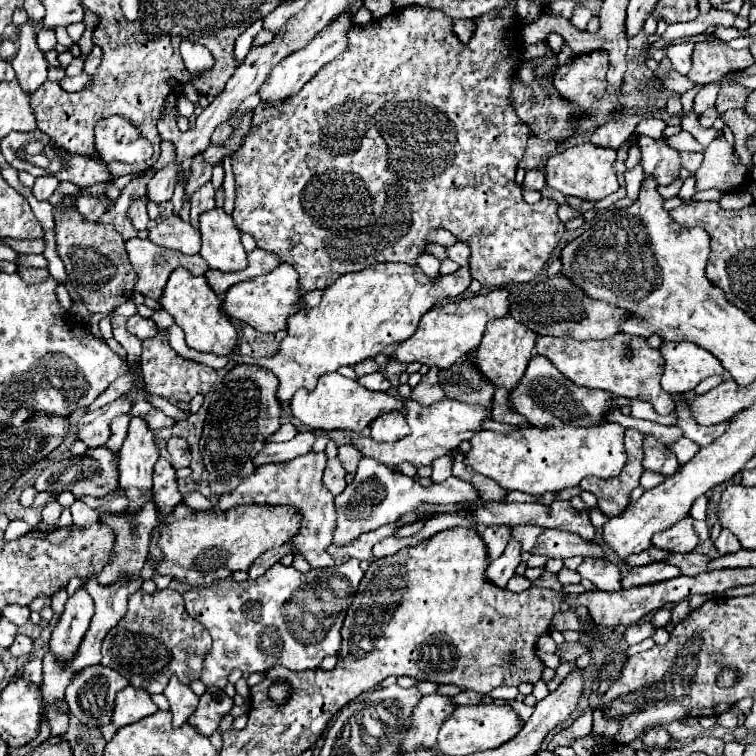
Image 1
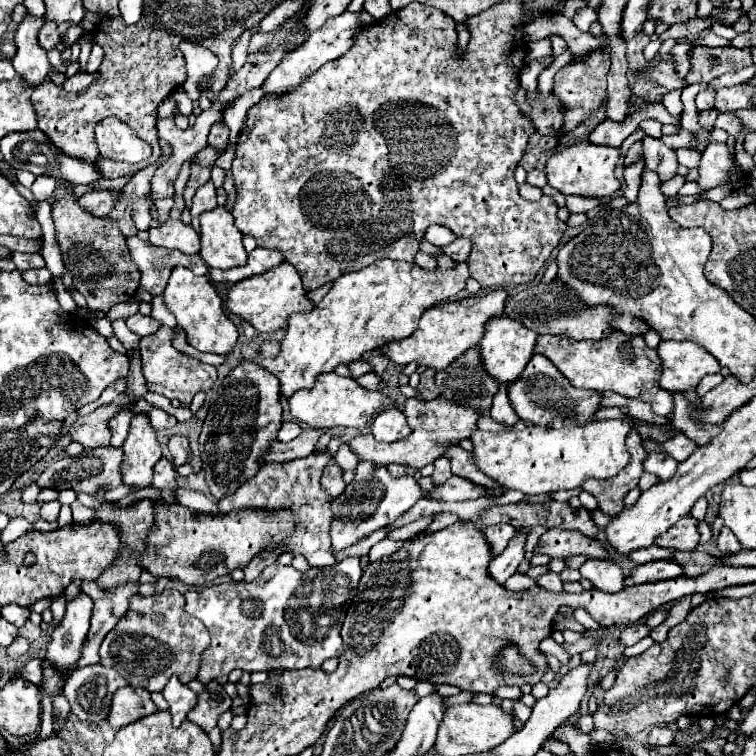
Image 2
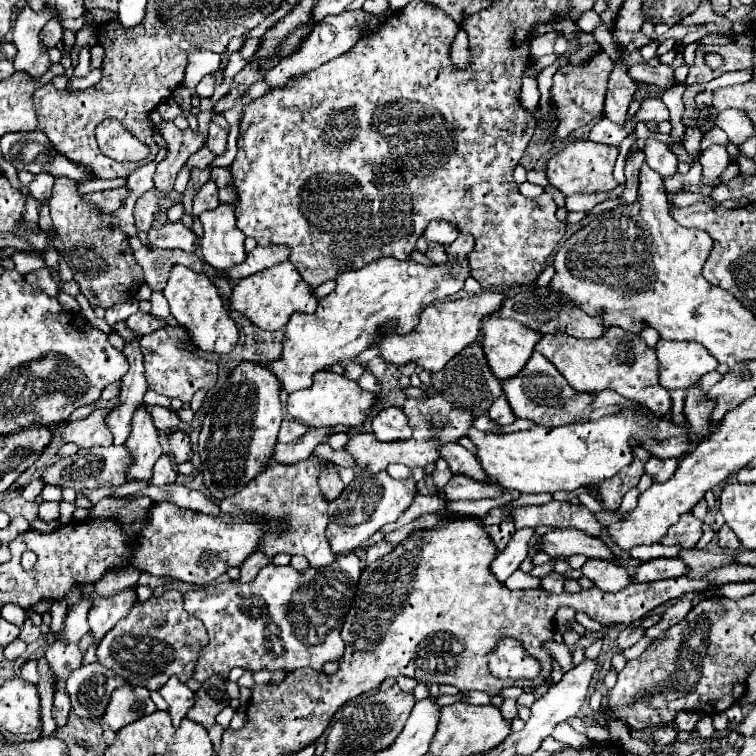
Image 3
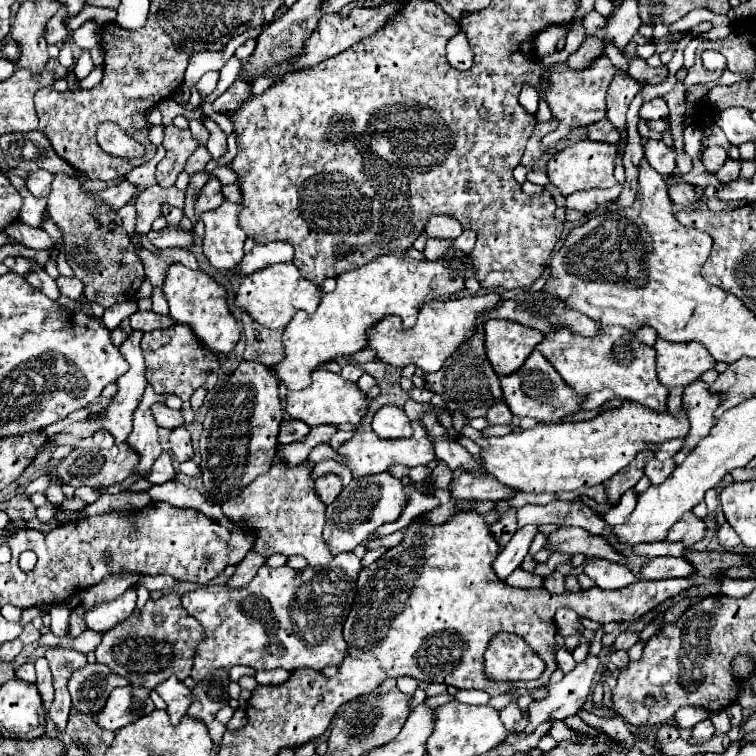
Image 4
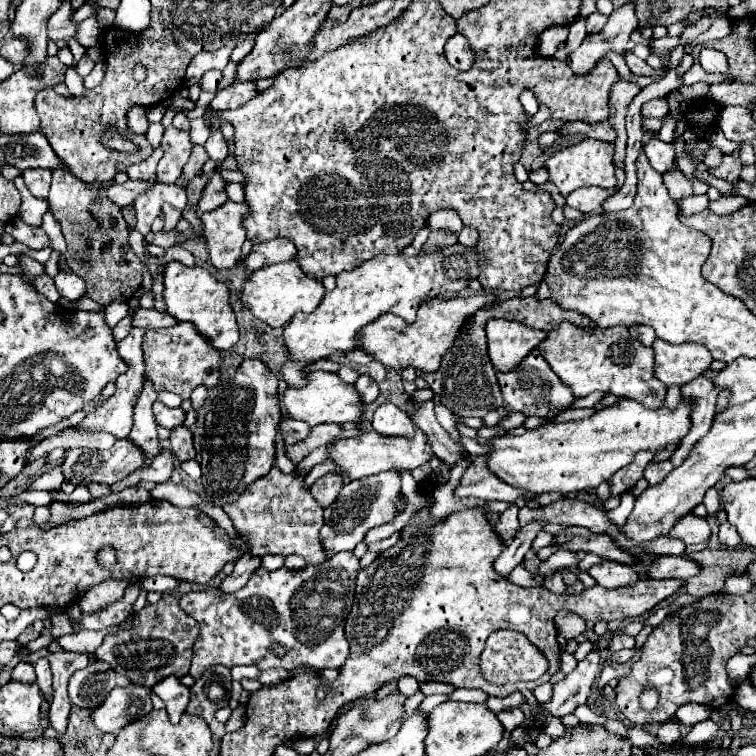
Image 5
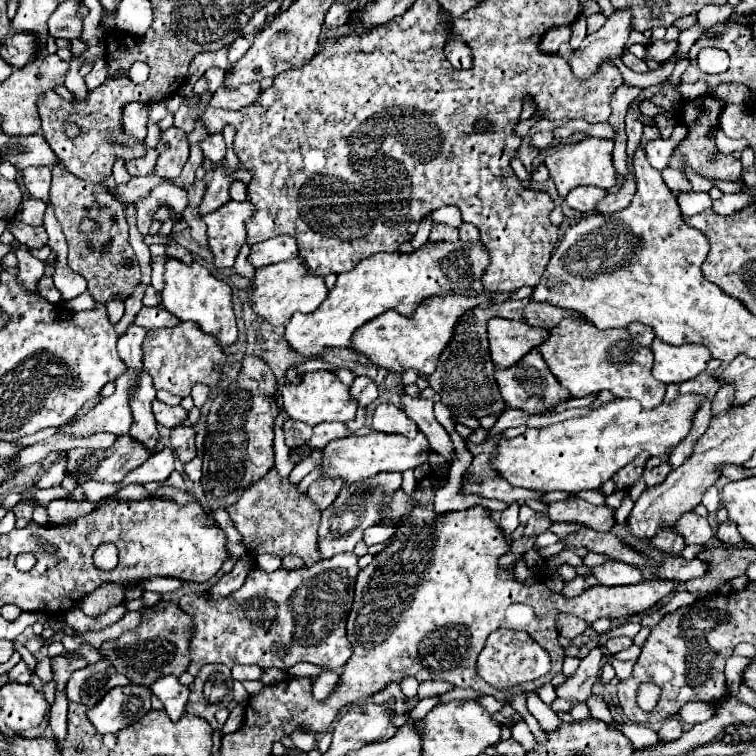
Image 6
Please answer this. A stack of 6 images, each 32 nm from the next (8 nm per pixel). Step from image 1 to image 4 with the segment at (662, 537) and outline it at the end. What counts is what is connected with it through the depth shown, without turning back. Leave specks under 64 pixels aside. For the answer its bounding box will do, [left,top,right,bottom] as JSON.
[666,512,708,548]

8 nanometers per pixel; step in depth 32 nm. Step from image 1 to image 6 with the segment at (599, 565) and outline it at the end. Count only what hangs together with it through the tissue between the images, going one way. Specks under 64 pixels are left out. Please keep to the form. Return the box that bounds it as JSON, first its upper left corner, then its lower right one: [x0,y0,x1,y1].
[594,560,644,586]

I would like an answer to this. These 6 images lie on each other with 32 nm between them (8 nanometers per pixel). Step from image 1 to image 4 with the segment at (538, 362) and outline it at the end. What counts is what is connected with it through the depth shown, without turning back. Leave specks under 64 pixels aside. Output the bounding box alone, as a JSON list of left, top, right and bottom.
[500,350,584,424]

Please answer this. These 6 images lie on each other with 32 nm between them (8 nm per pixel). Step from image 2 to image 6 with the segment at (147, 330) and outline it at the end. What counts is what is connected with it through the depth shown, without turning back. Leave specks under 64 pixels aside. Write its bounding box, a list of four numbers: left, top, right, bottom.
[134,306,178,330]

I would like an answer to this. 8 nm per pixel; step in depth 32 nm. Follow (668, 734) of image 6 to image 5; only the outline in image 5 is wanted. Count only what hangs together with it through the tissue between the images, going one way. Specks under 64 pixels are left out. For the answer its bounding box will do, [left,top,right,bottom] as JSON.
[658,720,680,744]

